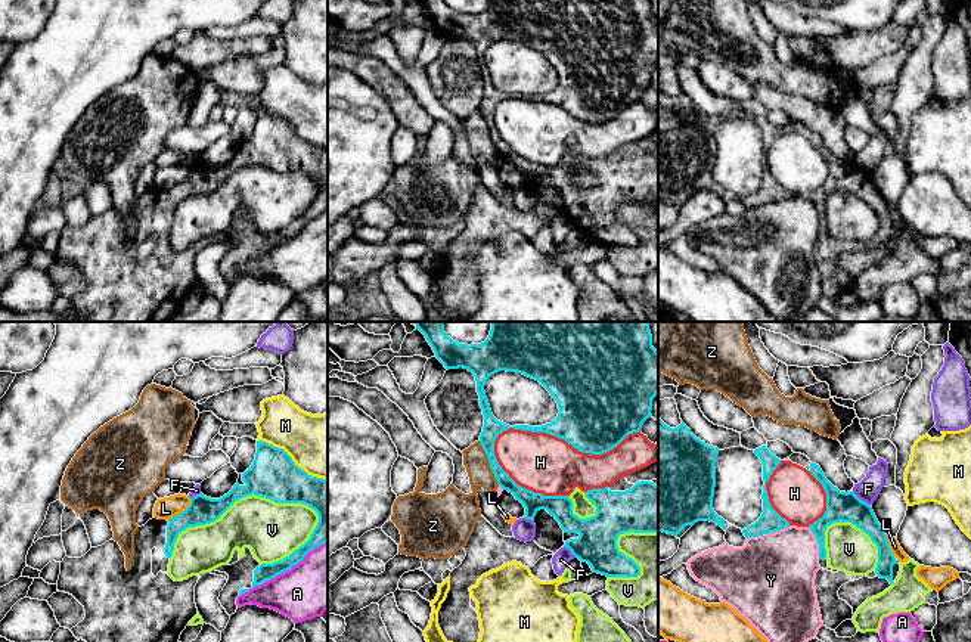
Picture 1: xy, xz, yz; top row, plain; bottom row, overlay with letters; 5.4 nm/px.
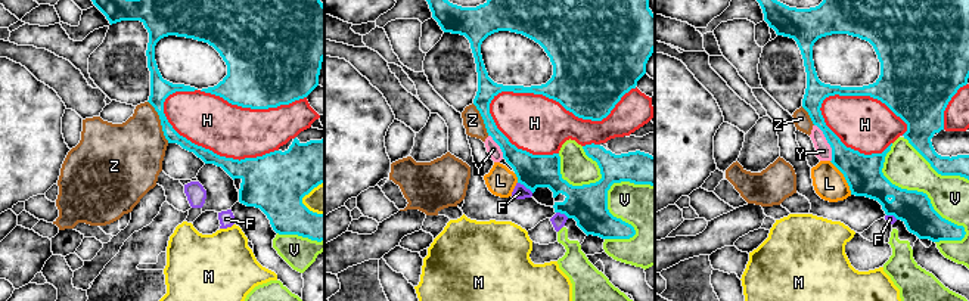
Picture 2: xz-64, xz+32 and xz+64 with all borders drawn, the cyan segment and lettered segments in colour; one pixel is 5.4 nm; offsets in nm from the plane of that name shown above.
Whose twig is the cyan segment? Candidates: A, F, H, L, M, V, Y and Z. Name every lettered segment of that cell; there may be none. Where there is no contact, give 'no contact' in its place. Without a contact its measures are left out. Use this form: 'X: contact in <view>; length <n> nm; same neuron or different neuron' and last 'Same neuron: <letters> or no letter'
A: contact in xy; length 550 nm; different neuron
F: contact in yz; length 130 nm; different neuron
H: contact in xz; length 800 nm; different neuron
L: contact in xy; length 180 nm; different neuron
M: contact in xy; length 440 nm; different neuron
V: contact in xy; length 850 nm; different neuron
Y: contact in yz; length 260 nm; different neuron
Z: contact in xz; length 280 nm; different neuron
Same neuron: no letter

